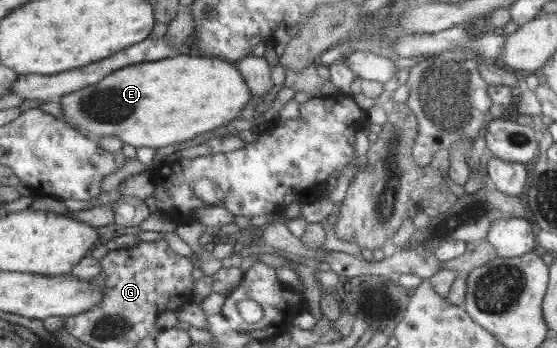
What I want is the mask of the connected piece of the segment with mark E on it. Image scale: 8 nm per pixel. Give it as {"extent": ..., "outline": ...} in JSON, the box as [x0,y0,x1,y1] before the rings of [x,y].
{"extent":[55,52,248,149],"outline":[[[185,52],[157,61],[123,66],[99,83],[64,95],[55,107],[68,125],[87,133],[96,140],[101,137],[117,137],[123,144],[132,145],[134,148],[157,149],[174,143],[180,144],[209,129],[227,124],[239,115],[248,97],[247,86],[237,71],[235,62],[221,57],[199,56]]]}

